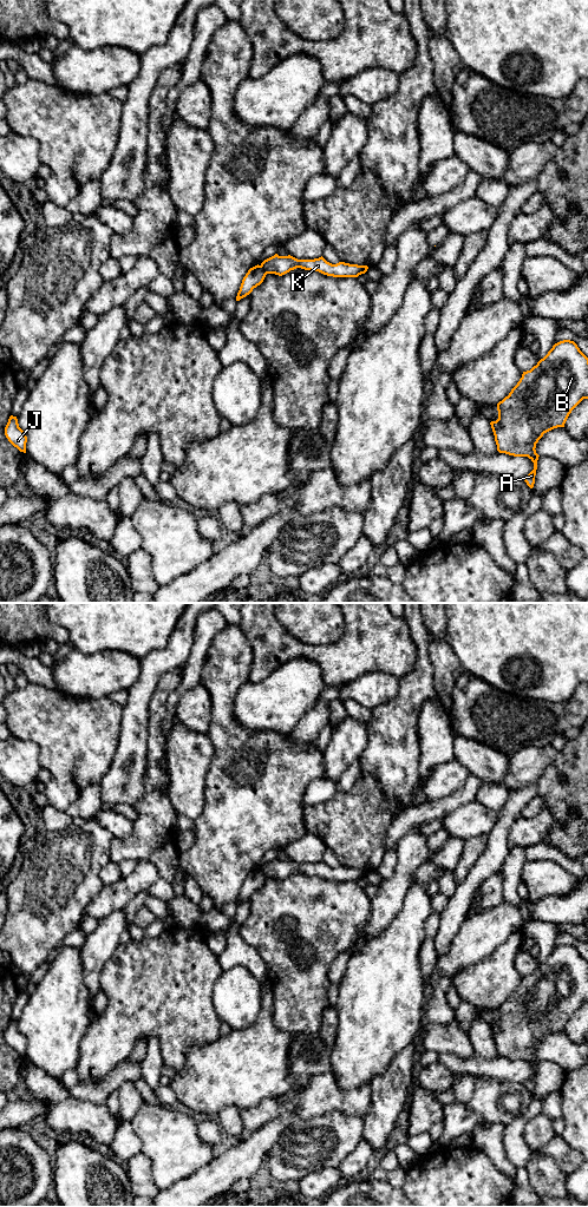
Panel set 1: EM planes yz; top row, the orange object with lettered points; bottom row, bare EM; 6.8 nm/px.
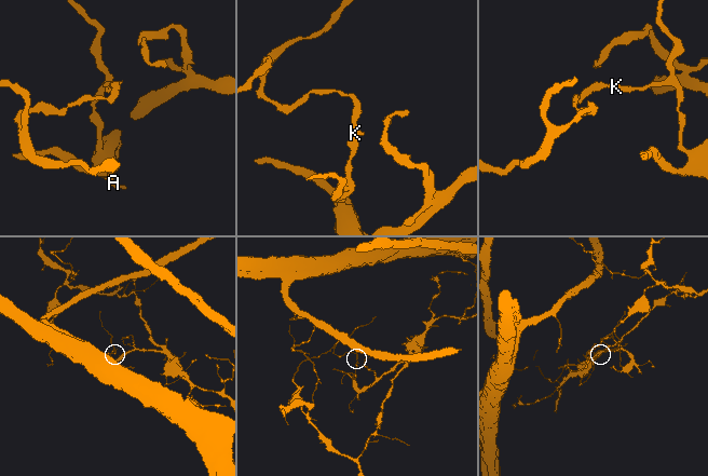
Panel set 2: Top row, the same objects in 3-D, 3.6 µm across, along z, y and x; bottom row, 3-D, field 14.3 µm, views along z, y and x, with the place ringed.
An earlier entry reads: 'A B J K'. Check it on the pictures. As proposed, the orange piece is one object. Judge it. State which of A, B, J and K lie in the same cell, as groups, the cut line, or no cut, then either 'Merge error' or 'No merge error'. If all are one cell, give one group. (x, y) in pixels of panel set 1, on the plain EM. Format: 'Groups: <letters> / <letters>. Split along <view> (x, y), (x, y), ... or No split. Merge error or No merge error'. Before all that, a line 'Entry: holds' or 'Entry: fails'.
Entry: fails
Groups: A B K / J. Split along yz (260, 870), (266, 878). Merge error

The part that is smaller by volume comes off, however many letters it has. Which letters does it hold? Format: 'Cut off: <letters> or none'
Cut off: J

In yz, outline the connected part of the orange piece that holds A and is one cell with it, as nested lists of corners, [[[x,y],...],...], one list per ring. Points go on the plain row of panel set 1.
[[[563,944],[555,947],[548,958],[530,975],[523,976],[522,982],[509,999],[497,1008],[498,1023],[490,1026],[497,1055],[514,1061],[528,1061],[534,1067],[534,1074],[524,1082],[530,1093],[535,1088],[540,1061],[535,1054],[536,1048],[544,1037],[557,1031],[564,1031],[569,1018],[583,1003],[588,1003],[588,962],[574,945]]]

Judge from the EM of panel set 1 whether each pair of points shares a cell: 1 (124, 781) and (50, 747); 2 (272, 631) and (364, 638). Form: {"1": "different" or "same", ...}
{"1": "different", "2": "same"}

